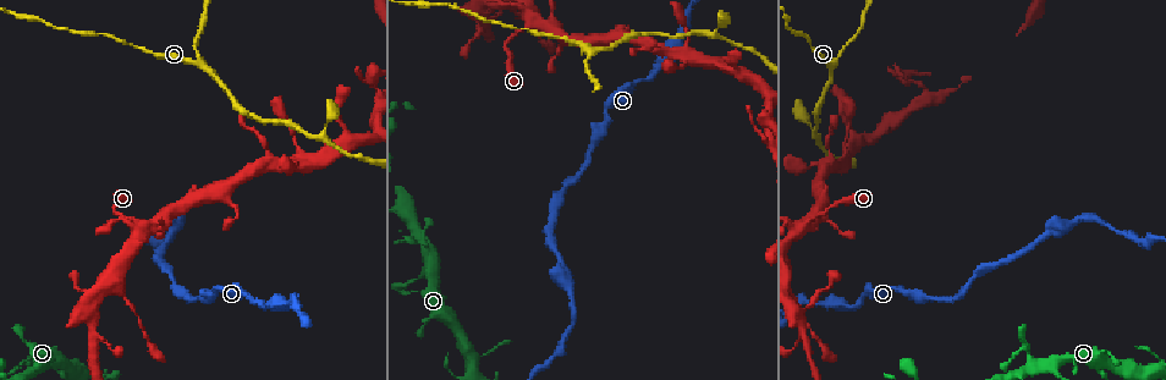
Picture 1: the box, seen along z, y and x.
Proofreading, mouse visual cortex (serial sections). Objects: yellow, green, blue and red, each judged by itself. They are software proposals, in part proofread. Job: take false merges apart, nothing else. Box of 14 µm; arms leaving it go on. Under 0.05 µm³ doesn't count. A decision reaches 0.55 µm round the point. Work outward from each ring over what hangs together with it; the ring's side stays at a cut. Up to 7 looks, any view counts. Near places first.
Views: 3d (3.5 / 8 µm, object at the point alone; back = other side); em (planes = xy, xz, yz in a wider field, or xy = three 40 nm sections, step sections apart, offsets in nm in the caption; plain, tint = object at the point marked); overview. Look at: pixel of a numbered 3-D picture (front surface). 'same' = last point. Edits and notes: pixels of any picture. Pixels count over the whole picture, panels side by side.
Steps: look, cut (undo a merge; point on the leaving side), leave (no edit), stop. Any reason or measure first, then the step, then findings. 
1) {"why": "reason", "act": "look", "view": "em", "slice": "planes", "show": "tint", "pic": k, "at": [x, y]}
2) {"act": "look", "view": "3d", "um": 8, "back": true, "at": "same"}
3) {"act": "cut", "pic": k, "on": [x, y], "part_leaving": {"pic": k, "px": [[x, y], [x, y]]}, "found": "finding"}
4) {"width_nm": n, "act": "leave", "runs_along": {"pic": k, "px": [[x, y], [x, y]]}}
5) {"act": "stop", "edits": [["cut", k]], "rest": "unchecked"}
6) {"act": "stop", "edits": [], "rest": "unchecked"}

{"act": "look", "view": "3d", "um": 8, "back": true, "pic": 1, "at": [1037, 370]}

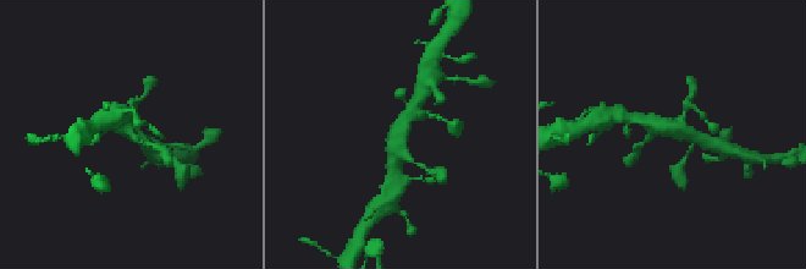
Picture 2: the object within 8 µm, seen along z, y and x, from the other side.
{"arms": 3, "arm_widths_nm": [150, 350, 350], "why": "shape alone is not enough", "act": "look", "view": "em", "slice": "xy", "step": 1, "show": "tint", "pic": 2, "at": [395, 135]}

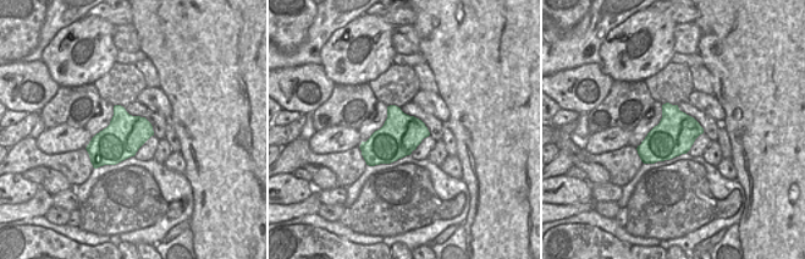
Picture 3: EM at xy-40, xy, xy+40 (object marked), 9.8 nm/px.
{"act": "leave", "runs_along": {"pic": 2, "px": [[395, 168], [397, 135], [414, 105]]}, "found": "all the same cell"}

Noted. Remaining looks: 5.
{"why": "small branch off a trunk", "act": "look", "view": "3d", "um": 3.5, "pic": 1, "at": [142, 228]}

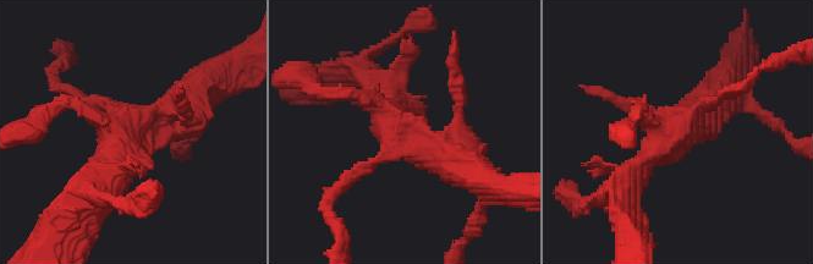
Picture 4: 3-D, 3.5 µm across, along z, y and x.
{"why": "need the tissue", "act": "look", "view": "em", "slice": "xy", "step": 2, "show": "tint", "pic": 4, "at": [134, 122]}

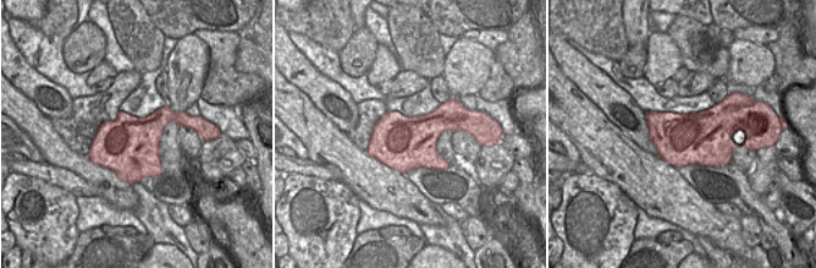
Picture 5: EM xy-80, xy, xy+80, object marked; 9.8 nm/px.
{"act": "leave", "runs_along": {"pic": 4, "px": [[342, 185], [406, 144], [471, 172]]}, "found": "continuous, no second cell"}

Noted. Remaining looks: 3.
{"why": "thin neck", "act": "look", "view": "3d", "um": 8, "back": true, "pic": 1, "at": [295, 162]}

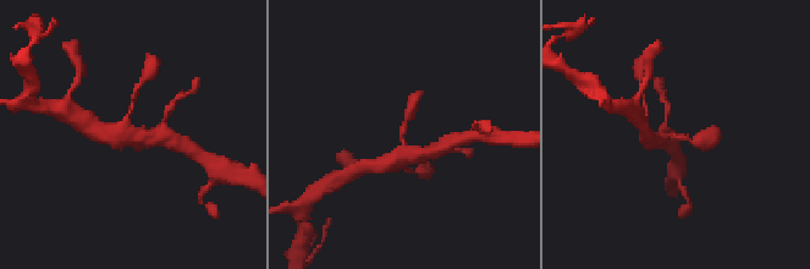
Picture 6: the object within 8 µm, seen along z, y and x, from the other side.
{"arm_widths_nm": [300, 400], "act": "look", "view": "em", "slice": "xy", "step": 3, "show": "tint", "pic": 6, "at": [676, 137]}

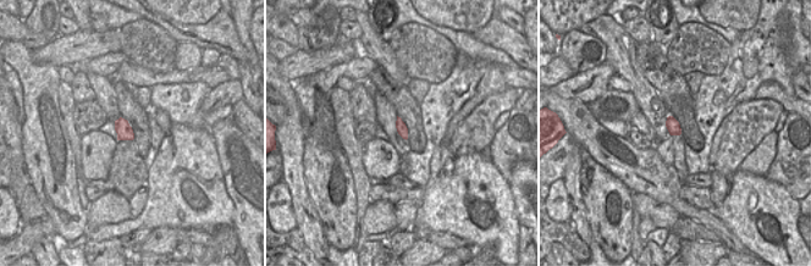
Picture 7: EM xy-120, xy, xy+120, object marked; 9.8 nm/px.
{"act": "leave", "runs_along": {"pic": 6, "px": [[424, 154], [401, 140], [411, 105]]}, "found": "one cell here"}

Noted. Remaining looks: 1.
{"act": "stop", "edits": [], "rest": "unchecked"}

